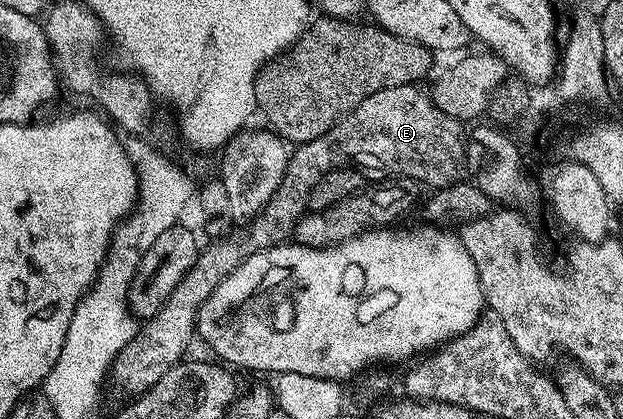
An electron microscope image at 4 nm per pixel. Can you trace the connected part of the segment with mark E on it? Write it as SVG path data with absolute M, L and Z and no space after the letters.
M412 84L381 88L377 92L365 96L365 100L361 100L361 104L357 104L357 108L353 108L337 124L333 124L333 128L329 128L329 132L308 142L298 143L290 151L285 176L266 208L255 215L253 220L246 223L247 230L241 231L240 234L232 233L230 236L224 236L207 244L211 246L204 245L200 249L199 255L195 257L193 268L189 268L189 272L185 272L181 284L177 284L177 288L173 288L173 296L169 296L169 300L165 300L163 307L152 318L148 318L142 323L135 338L129 340L129 344L125 344L125 348L121 348L121 352L112 362L112 381L117 381L123 391L131 394L129 396L138 396L151 388L157 380L161 380L161 376L165 376L165 372L169 372L169 368L186 355L183 353L186 352L187 345L191 342L191 336L193 338L197 332L199 309L207 298L214 295L219 282L234 272L250 254L284 245L294 235L295 225L299 223L300 218L308 213L308 202L313 188L331 170L337 169L338 166L350 166L362 170L368 179L424 182L425 185L431 186L430 188L453 185L455 182L464 181L465 178L463 161L467 158L467 146L463 143L463 130L465 130L464 123L441 112L441 108L437 108L437 104L433 104L430 93L422 85Z

